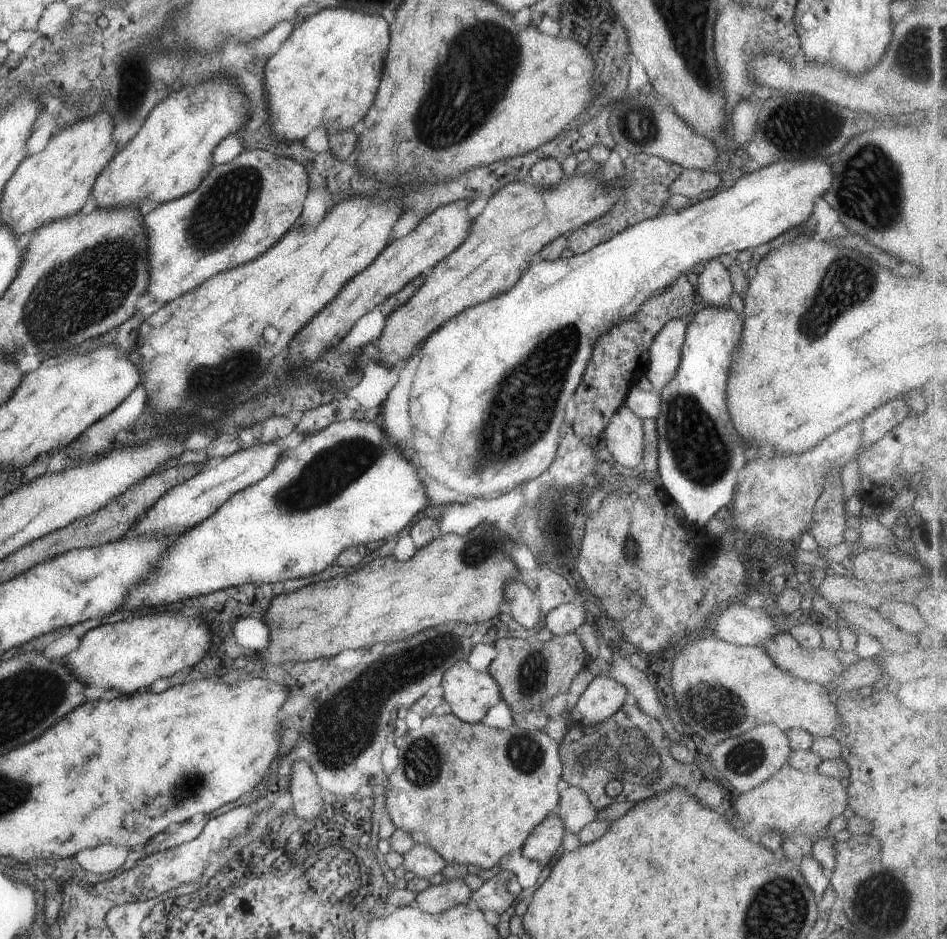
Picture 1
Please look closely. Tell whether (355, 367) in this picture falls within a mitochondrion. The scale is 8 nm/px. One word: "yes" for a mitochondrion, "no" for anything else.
no

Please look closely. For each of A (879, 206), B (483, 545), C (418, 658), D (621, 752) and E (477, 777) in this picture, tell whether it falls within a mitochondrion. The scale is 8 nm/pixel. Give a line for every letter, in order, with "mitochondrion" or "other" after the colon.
A: mitochondrion
B: mitochondrion
C: other
D: mitochondrion
E: other

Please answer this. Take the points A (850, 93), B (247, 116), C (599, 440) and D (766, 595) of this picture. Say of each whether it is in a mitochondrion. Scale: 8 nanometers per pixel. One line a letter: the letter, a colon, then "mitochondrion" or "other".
A: other
B: other
C: other
D: other

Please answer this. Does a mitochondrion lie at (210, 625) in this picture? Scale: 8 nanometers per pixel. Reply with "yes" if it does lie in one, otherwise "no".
no

